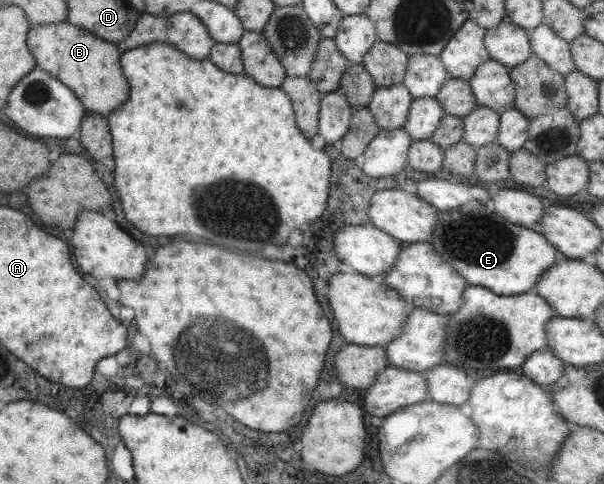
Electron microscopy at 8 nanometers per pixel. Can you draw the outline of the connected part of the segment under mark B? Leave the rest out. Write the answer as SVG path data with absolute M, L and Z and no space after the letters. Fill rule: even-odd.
M62 23L32 25L26 37L26 45L35 59L36 67L56 77L78 98L84 109L103 117L118 109L129 98L129 84L124 77L118 59L121 53L110 43L88 30Z

